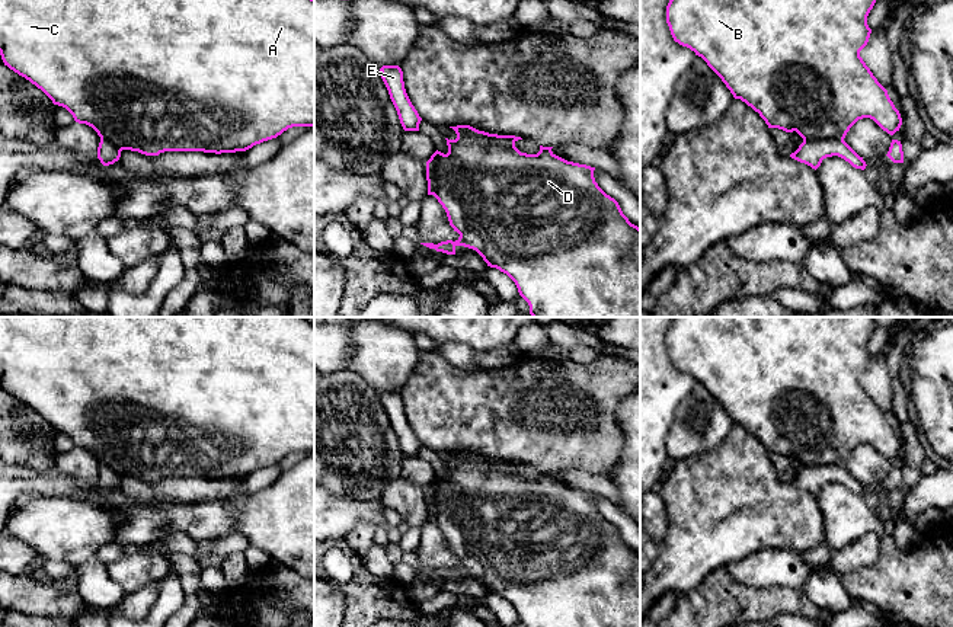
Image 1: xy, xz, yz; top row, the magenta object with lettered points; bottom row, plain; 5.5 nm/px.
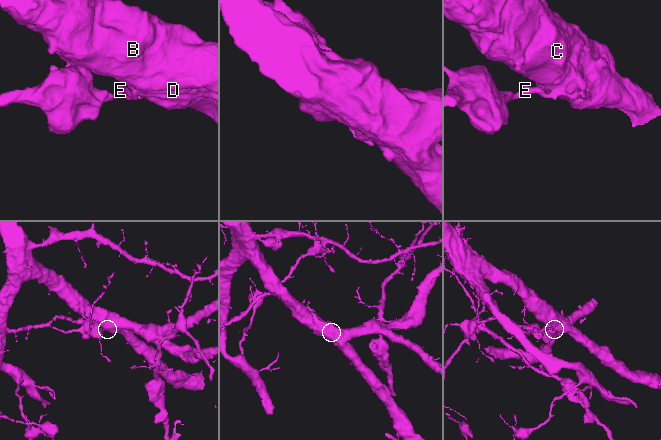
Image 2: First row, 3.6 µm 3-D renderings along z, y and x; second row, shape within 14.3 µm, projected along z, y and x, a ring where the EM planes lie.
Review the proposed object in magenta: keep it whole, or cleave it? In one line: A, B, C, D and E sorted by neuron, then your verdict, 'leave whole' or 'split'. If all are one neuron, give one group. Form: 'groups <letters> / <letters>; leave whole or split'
groups A B C D / E; split

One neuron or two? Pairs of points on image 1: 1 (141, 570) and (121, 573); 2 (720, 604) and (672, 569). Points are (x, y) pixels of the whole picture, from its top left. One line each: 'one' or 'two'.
1: one
2: two

